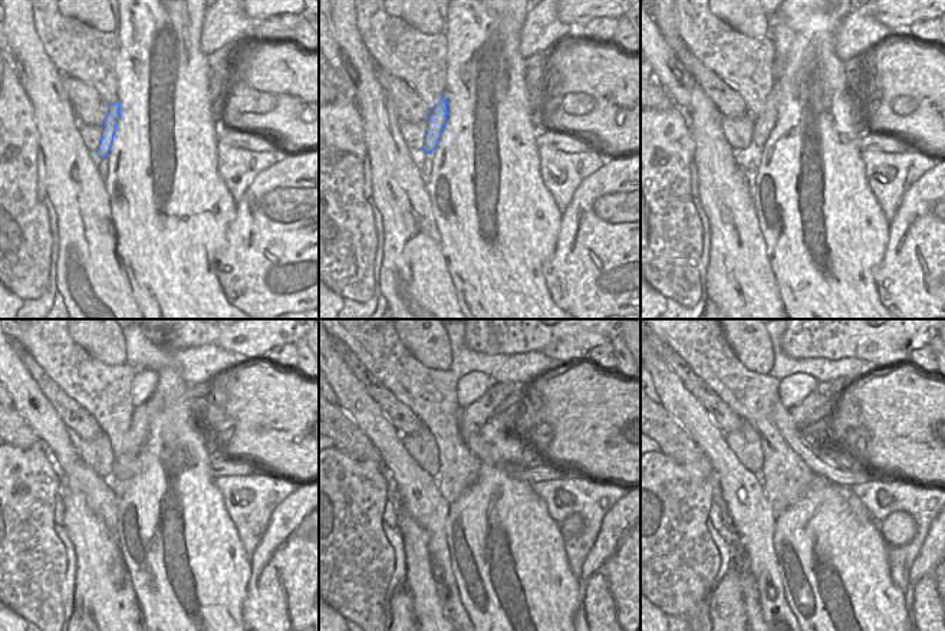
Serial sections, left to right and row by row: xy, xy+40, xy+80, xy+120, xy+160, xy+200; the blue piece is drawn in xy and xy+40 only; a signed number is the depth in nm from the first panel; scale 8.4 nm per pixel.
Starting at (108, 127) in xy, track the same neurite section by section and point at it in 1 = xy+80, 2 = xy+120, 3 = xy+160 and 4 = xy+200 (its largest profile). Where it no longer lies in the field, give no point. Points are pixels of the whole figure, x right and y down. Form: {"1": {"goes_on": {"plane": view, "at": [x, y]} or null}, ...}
{"1": {"goes_on": {"plane": "xy+80", "at": [763, 124]}}, "2": {"goes_on": {"plane": "xy+120", "at": [141, 418]}}, "3": {"goes_on": {"plane": "xy+160", "at": [499, 398]}}, "4": {"goes_on": {"plane": "xy+200", "at": [817, 404]}}}

